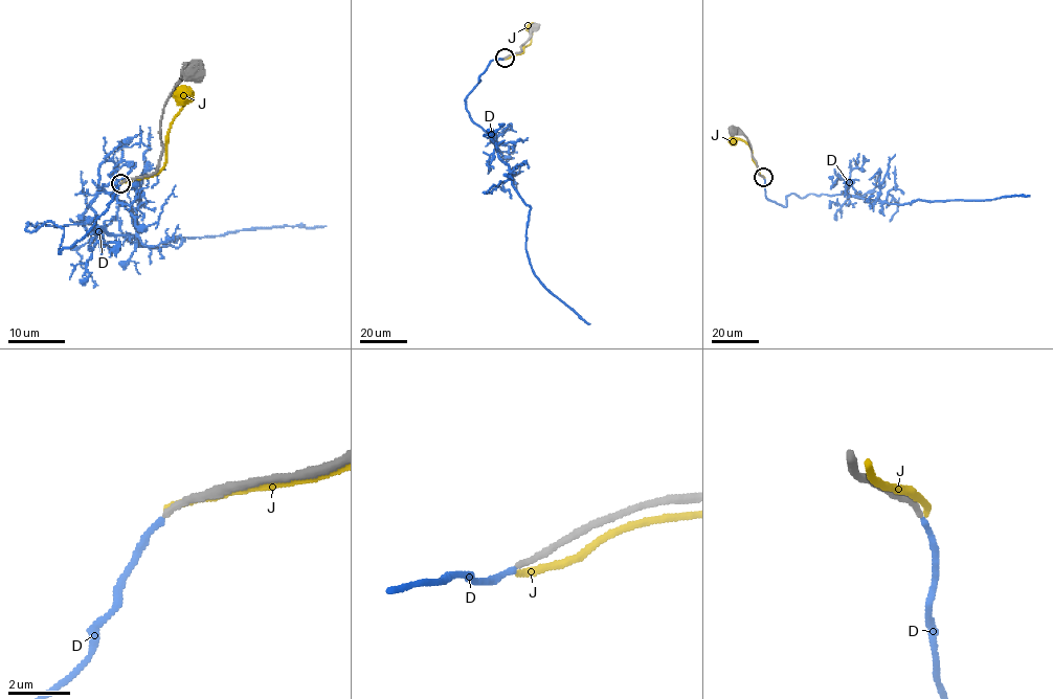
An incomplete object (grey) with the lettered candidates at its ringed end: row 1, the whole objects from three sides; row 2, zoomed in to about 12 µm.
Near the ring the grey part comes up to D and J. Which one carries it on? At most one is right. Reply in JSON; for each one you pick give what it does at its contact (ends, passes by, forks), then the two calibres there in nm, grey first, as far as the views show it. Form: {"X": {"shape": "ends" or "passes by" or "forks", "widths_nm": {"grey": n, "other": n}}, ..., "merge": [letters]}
{"merge": []}

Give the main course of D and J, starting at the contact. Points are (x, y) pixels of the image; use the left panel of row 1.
D: (120, 183), (60, 254), (63, 227), (26, 228), (96, 218), (138, 245), (178, 247), (172, 237), (326, 226)
J: (121, 182), (154, 175), (163, 165), (170, 122), (183, 104), (185, 90), (187, 90), (186, 94)

